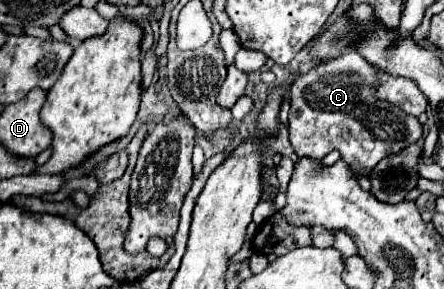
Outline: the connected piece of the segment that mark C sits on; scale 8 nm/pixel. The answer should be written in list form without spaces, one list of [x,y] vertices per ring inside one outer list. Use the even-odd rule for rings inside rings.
[[[349,52],[345,58],[313,66],[293,82],[289,138],[297,156],[321,160],[331,150],[339,150],[341,160],[349,164],[355,178],[369,178],[379,160],[423,136],[423,128],[415,116],[389,106],[389,102],[377,102],[369,94],[369,78],[373,78],[373,66],[359,52]]]

